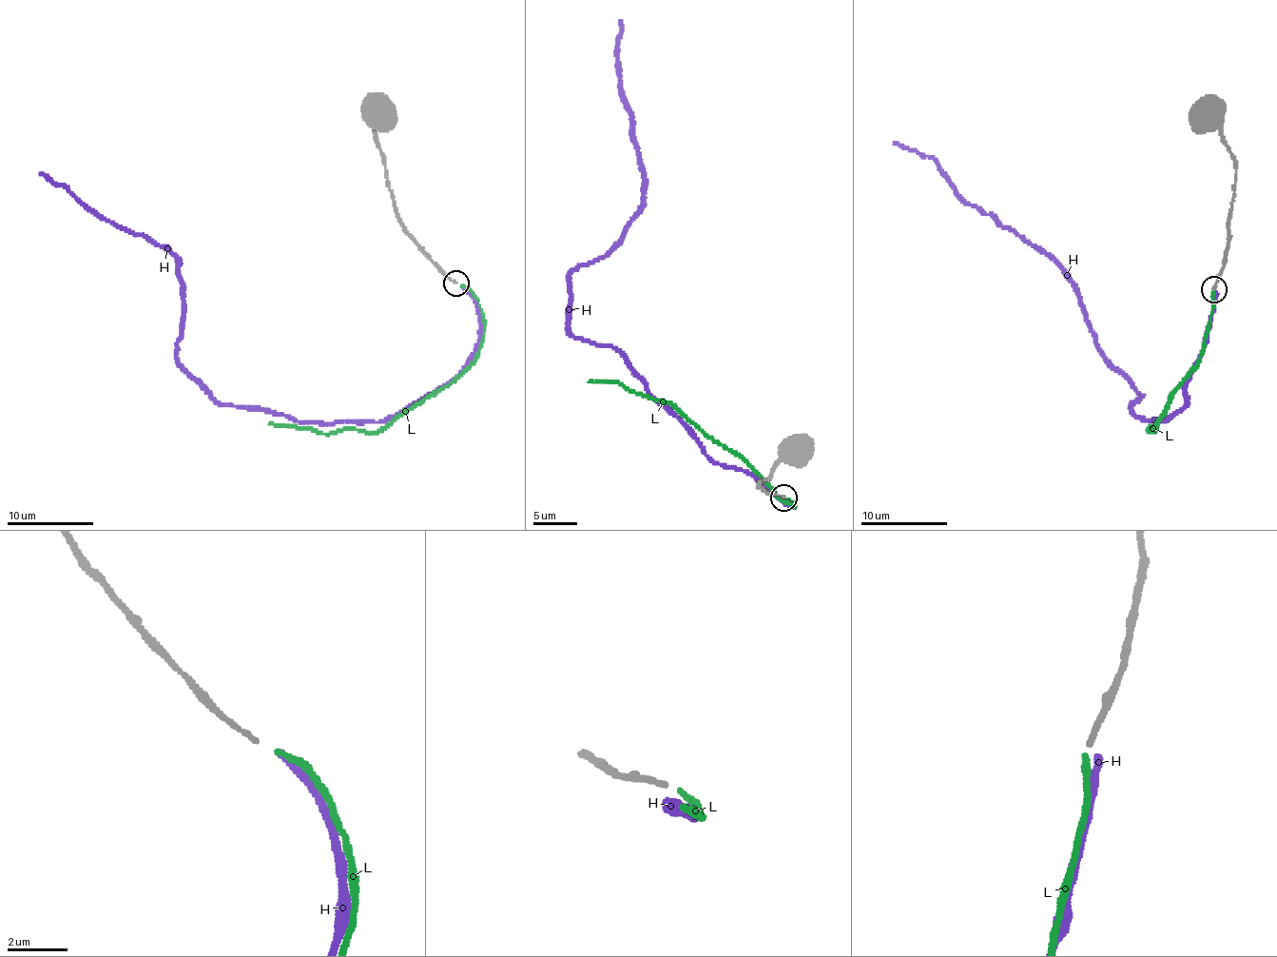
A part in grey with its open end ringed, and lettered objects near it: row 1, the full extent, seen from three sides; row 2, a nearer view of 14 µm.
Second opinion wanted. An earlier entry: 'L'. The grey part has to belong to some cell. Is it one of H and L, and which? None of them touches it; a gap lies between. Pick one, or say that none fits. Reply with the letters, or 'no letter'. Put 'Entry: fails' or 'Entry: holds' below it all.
L
Entry: holds

